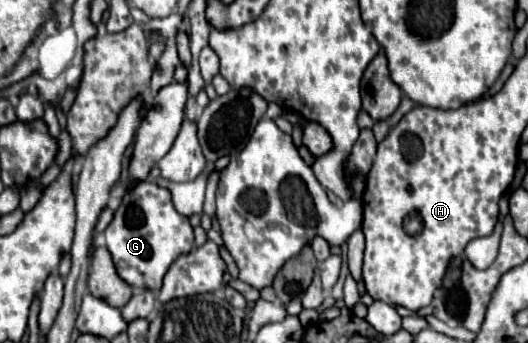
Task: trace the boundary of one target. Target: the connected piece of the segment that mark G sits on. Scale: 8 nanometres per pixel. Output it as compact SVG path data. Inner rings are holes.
M152 182L136 184L132 190L132 206L120 206L114 212L114 220L104 230L104 236L118 276L128 286L146 290L160 290L170 264L194 246L194 232L188 218L176 212L170 192Z

